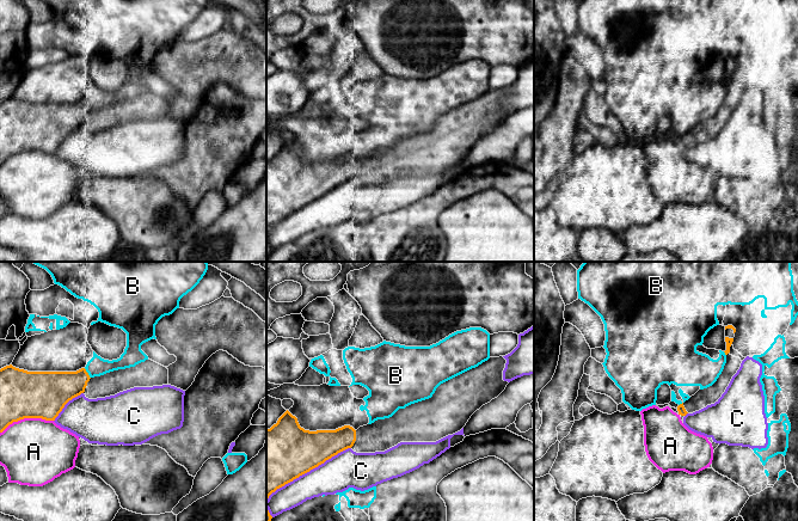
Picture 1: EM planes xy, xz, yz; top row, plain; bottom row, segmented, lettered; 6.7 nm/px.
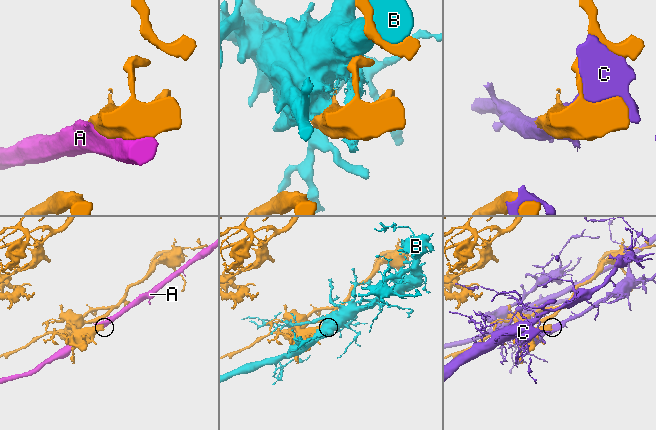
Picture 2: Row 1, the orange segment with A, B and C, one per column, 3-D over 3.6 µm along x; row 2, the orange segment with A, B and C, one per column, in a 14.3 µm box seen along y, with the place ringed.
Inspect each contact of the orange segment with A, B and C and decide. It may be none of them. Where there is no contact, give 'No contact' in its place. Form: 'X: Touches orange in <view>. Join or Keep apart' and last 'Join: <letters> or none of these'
A: Touches orange in xy. Keep apart
B: Touches orange in xy. Keep apart
C: Touches orange in xz. Keep apart
Join: none of these

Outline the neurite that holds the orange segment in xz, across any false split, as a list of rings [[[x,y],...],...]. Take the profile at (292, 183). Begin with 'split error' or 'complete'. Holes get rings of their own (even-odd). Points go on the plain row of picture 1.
split error | [[[503,88],[490,90],[478,99],[441,116],[431,130],[399,141],[392,149],[377,152],[357,163],[350,158],[336,163],[305,163],[287,142],[276,157],[266,161],[266,233],[277,221],[348,180],[356,185],[385,184],[400,174],[436,174],[460,164],[477,142],[505,122],[509,116],[503,112],[505,96]]]

